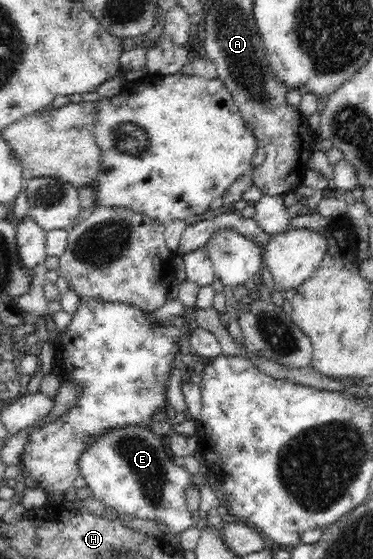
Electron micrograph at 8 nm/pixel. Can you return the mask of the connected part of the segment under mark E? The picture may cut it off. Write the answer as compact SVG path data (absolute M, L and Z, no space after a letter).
M131 424L105 430L98 438L90 441L84 452L79 457L79 470L87 482L86 487L89 487L93 499L101 501L117 515L159 521L162 523L163 529L175 531L177 534L195 526L186 502L186 491L191 485L189 483L190 474L183 467L175 465L173 457L169 457L165 452L161 437L151 431L151 426L145 428Z

